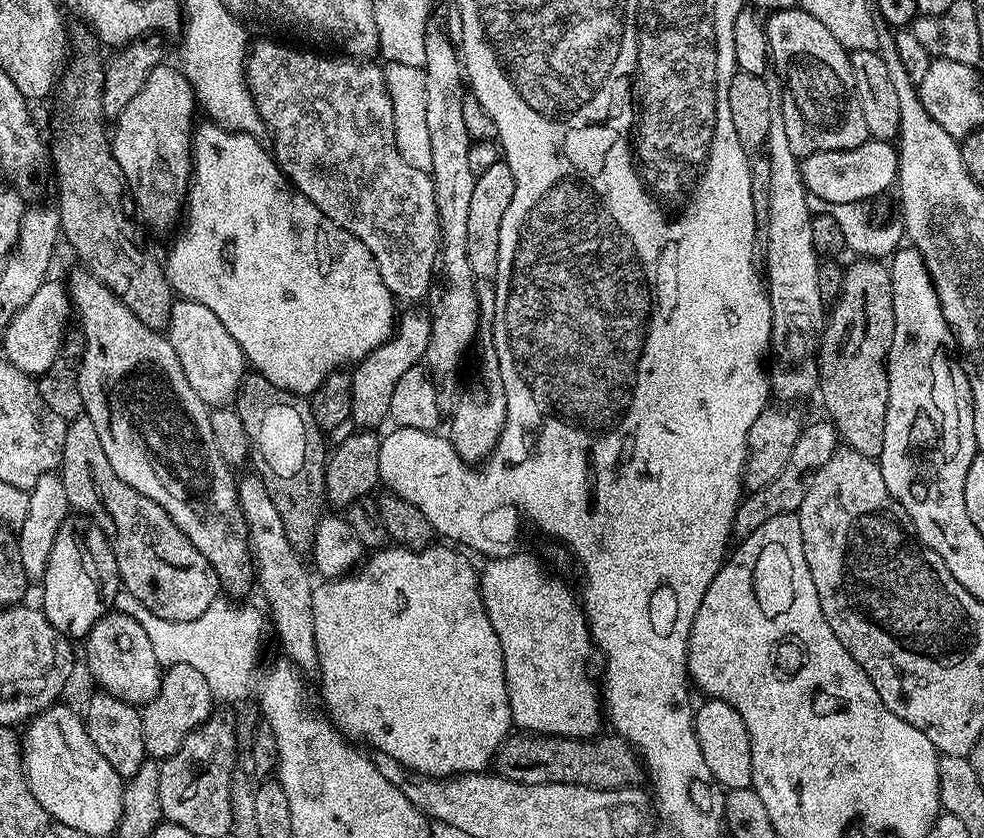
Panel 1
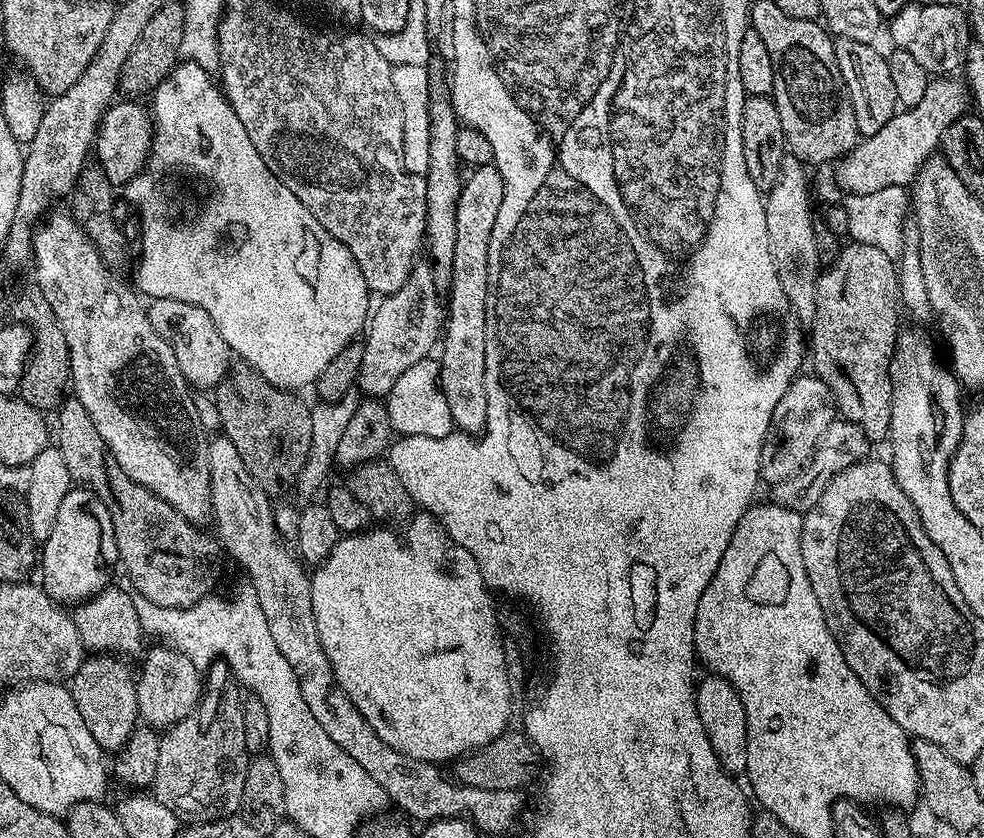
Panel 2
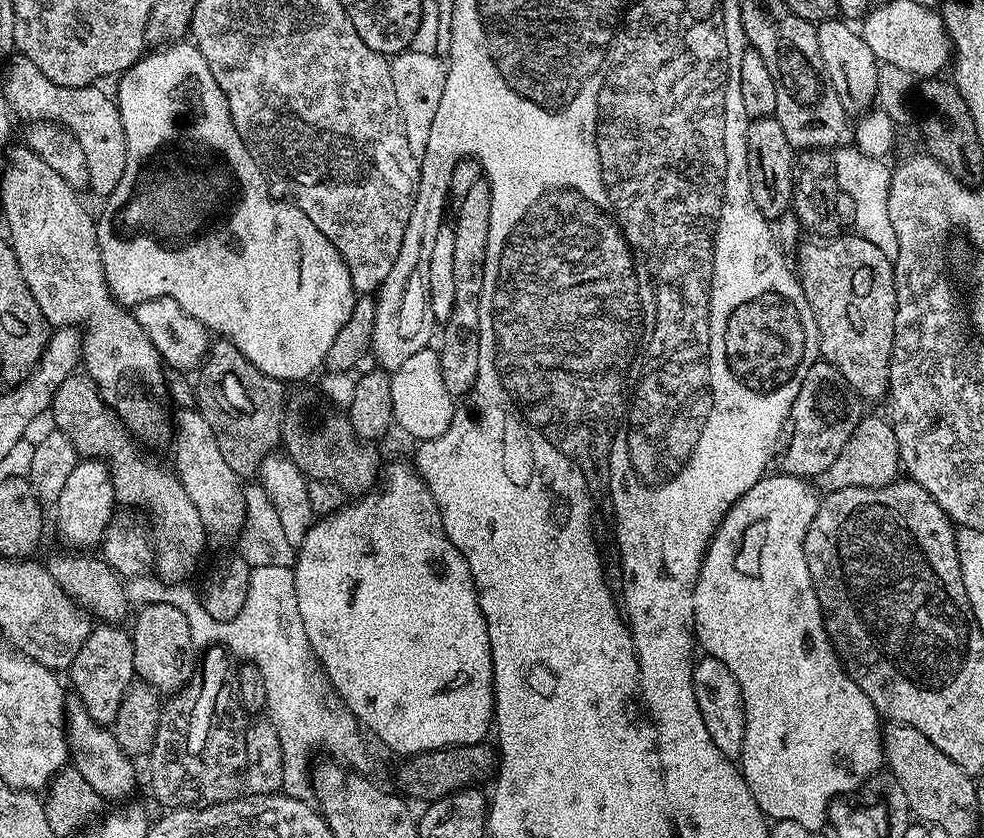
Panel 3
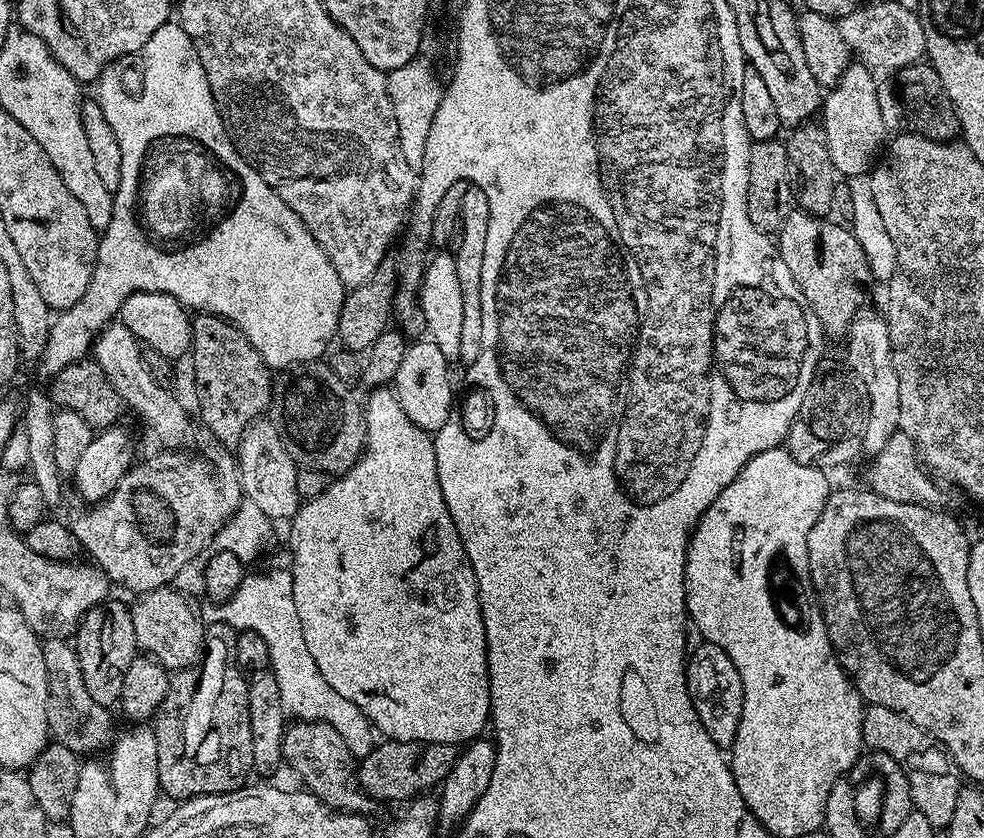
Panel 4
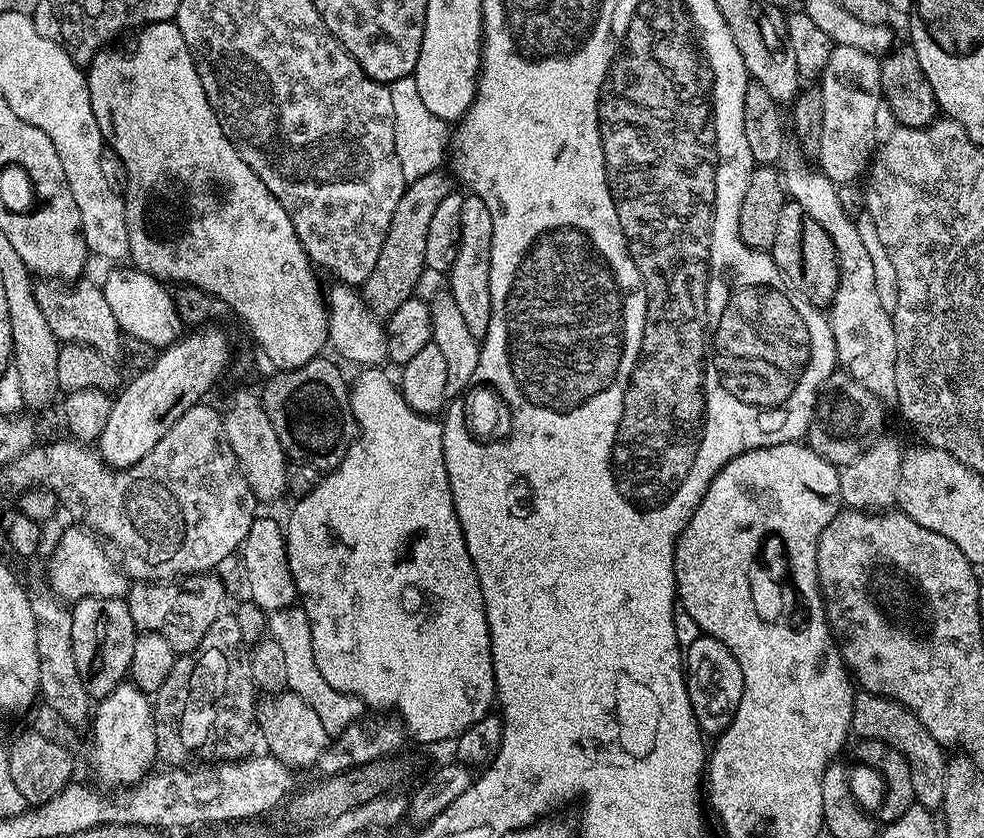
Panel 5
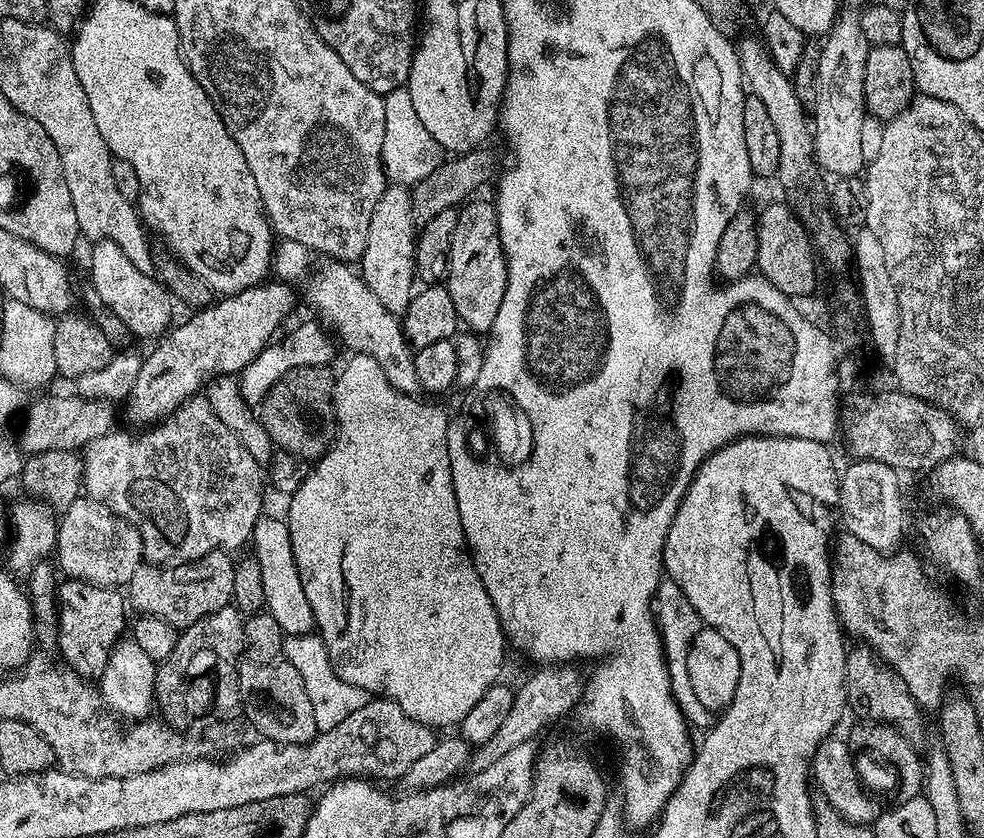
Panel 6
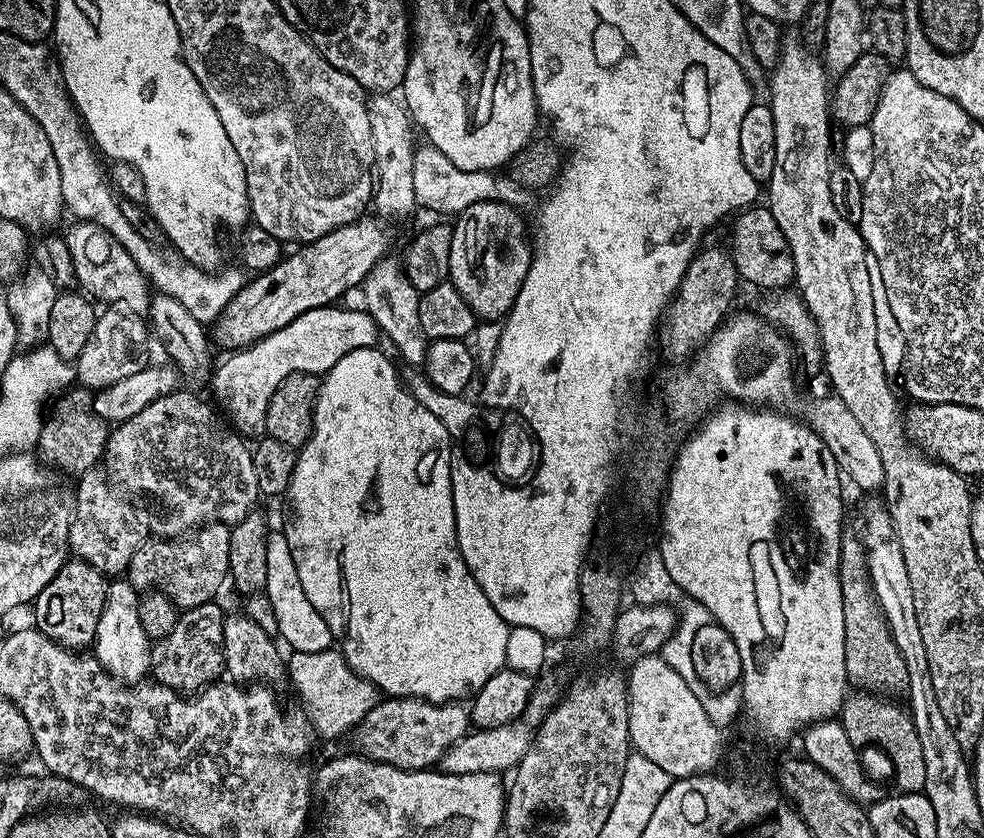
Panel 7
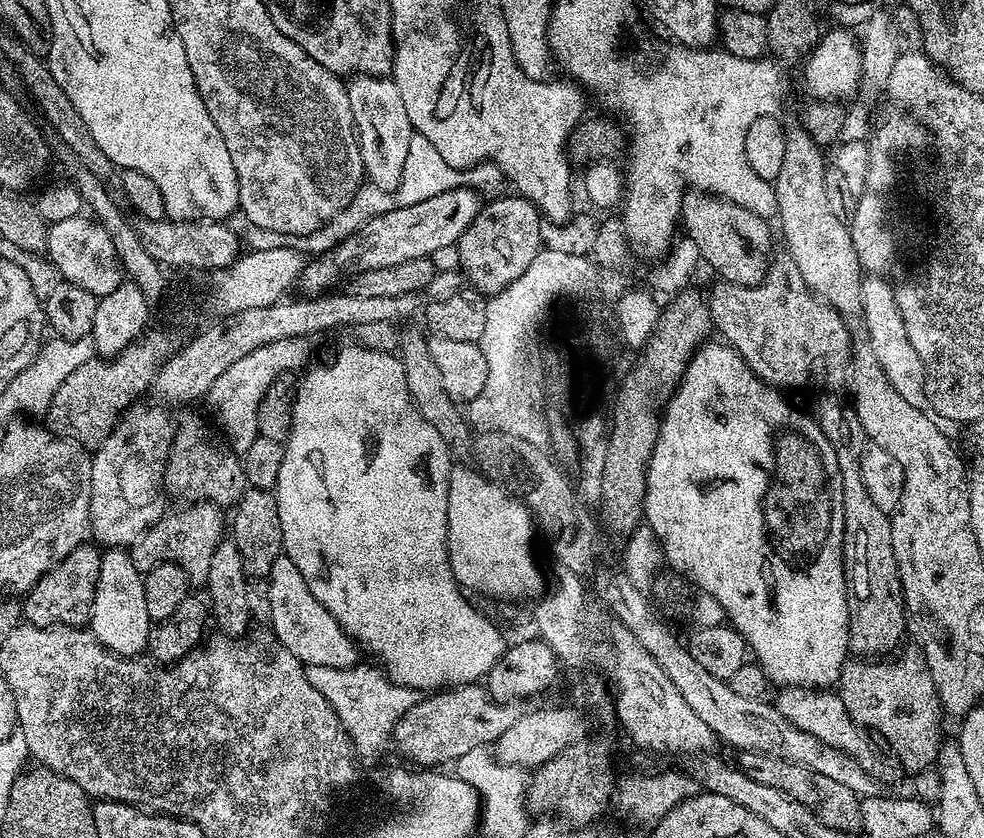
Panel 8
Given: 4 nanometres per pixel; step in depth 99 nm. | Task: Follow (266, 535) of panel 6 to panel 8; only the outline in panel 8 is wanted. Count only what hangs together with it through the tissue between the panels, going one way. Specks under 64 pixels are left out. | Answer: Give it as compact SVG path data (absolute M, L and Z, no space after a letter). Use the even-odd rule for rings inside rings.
M281 554L276 559L274 566L270 566L270 574L266 579L270 586L271 631L276 633L282 646L294 654L294 658L298 658L305 666L356 667L357 641L347 636L334 614L330 614L330 610L326 610L326 606L322 606L314 594L310 594L310 586L306 586L298 566L294 566L288 556Z

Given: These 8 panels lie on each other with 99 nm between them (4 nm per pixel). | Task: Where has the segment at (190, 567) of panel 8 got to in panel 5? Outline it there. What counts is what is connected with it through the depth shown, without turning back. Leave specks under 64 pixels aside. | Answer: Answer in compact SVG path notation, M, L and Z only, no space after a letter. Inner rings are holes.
M216 574L185 576L175 582L136 582L129 587L126 599L130 618L134 618L140 632L162 634L177 654L183 654L199 648L206 630L210 630L210 626L214 626L214 622L222 615L223 608L220 607L224 604L224 584Z

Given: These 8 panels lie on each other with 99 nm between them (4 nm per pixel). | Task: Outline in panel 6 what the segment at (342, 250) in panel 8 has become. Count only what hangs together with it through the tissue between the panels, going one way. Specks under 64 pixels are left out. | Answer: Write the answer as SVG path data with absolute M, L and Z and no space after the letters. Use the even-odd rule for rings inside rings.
M261 282L255 284L253 288L225 295L209 304L208 307L193 311L189 315L192 316L189 320L182 321L180 325L177 323L157 343L161 344L149 356L145 355L141 359L138 382L134 382L130 394L126 397L129 422L140 424L132 426L159 424L161 420L171 416L172 411L178 406L182 406L197 395L213 376L230 376L243 372L246 366L250 366L250 362L254 362L254 358L258 358L262 349L273 343L274 337L277 335L275 332L279 330L280 323L291 314L292 307L296 304L296 296L292 293L293 285L291 283L268 283Z

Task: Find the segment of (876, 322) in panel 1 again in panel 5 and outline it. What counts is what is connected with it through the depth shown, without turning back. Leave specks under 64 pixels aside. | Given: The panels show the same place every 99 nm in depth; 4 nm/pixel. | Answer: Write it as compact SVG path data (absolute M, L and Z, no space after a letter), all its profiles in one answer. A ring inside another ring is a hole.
M791 202L782 206L782 214L778 214L778 230L774 230L770 255L794 291L814 305L831 305L840 281L836 251L826 230L822 230L822 226L818 226L818 222L814 222L814 218L810 218L810 214L802 210L802 206Z

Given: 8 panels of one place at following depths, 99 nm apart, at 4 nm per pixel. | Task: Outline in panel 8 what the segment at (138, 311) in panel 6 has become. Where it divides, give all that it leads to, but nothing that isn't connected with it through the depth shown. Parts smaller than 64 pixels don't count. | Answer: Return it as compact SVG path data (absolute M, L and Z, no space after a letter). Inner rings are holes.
M84 214L62 218L49 227L46 256L63 279L82 286L82 290L90 290L90 294L97 298L118 290L126 276L110 234L106 234L106 230L95 219Z

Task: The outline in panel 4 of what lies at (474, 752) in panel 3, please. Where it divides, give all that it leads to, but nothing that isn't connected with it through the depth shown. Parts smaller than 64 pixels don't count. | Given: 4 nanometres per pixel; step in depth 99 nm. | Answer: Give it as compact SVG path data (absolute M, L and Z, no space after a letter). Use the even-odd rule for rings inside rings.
M385 739L377 743L372 752L359 761L356 779L362 791L373 801L411 802L417 797L439 789L450 774L457 755L458 748L455 744L427 744Z

